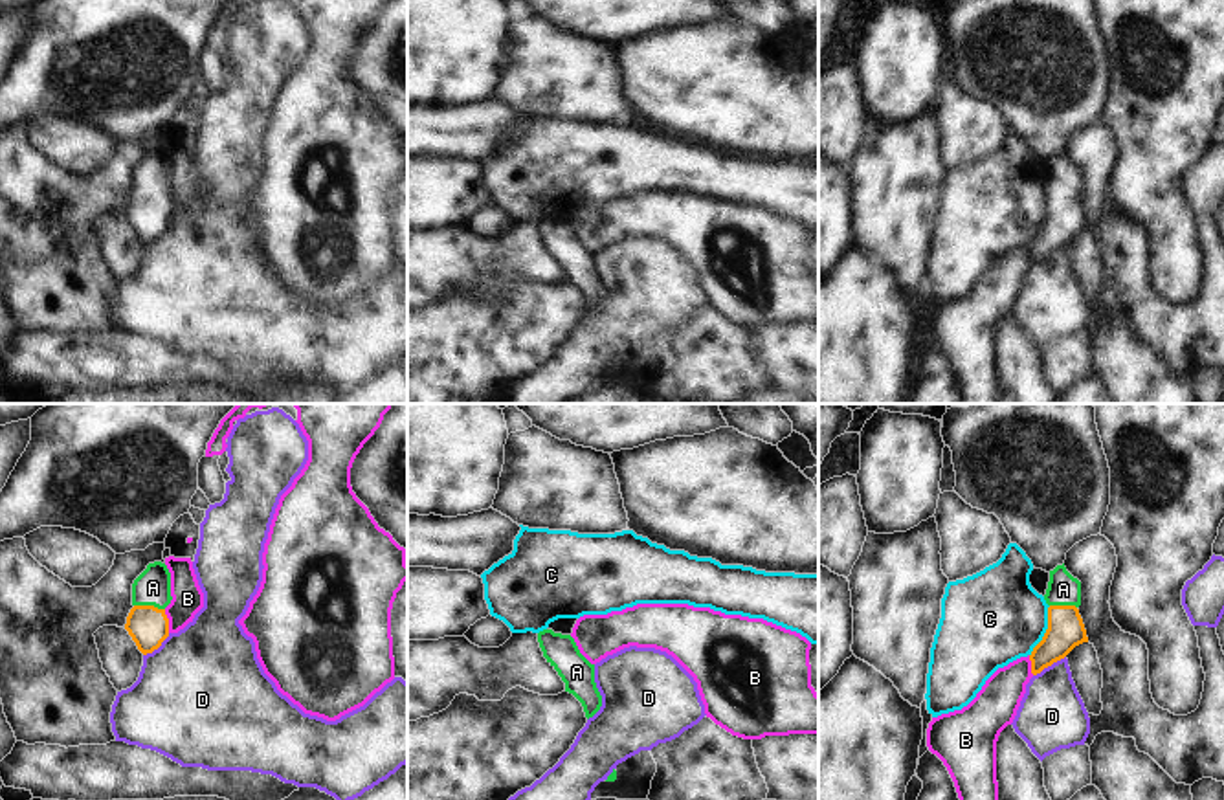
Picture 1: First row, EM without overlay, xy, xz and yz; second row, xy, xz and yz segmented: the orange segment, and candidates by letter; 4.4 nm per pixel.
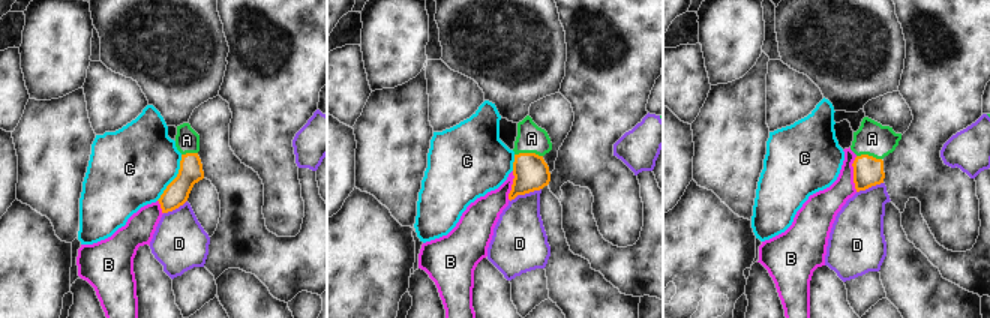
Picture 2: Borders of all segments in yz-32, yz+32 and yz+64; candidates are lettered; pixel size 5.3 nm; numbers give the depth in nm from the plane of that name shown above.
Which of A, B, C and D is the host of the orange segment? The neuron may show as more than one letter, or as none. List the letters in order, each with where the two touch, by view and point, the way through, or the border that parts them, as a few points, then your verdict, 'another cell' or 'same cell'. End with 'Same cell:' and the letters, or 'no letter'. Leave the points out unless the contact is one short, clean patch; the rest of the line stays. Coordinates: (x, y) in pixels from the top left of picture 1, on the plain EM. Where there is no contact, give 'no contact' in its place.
A: meets orange in xy at (149, 195); runs through xy (149, 215), (149, 195), (153, 177); same cell
B: meets orange in xy at (167, 210); border along xy (164, 199), (169, 221); another cell
C: meets orange in yz at (1046, 221); border along yz (1050, 195), (1046, 221), (1030, 244); another cell
D: meets orange in yz at (1048, 254); another cell
Same cell: A

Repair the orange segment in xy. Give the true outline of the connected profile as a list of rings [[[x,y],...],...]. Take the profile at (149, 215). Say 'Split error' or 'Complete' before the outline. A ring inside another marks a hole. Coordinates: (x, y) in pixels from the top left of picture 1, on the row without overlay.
Split error. [[[154,150],[132,172],[132,198],[125,218],[138,239],[147,244],[169,226],[165,196],[171,193],[171,161],[165,152]]]

